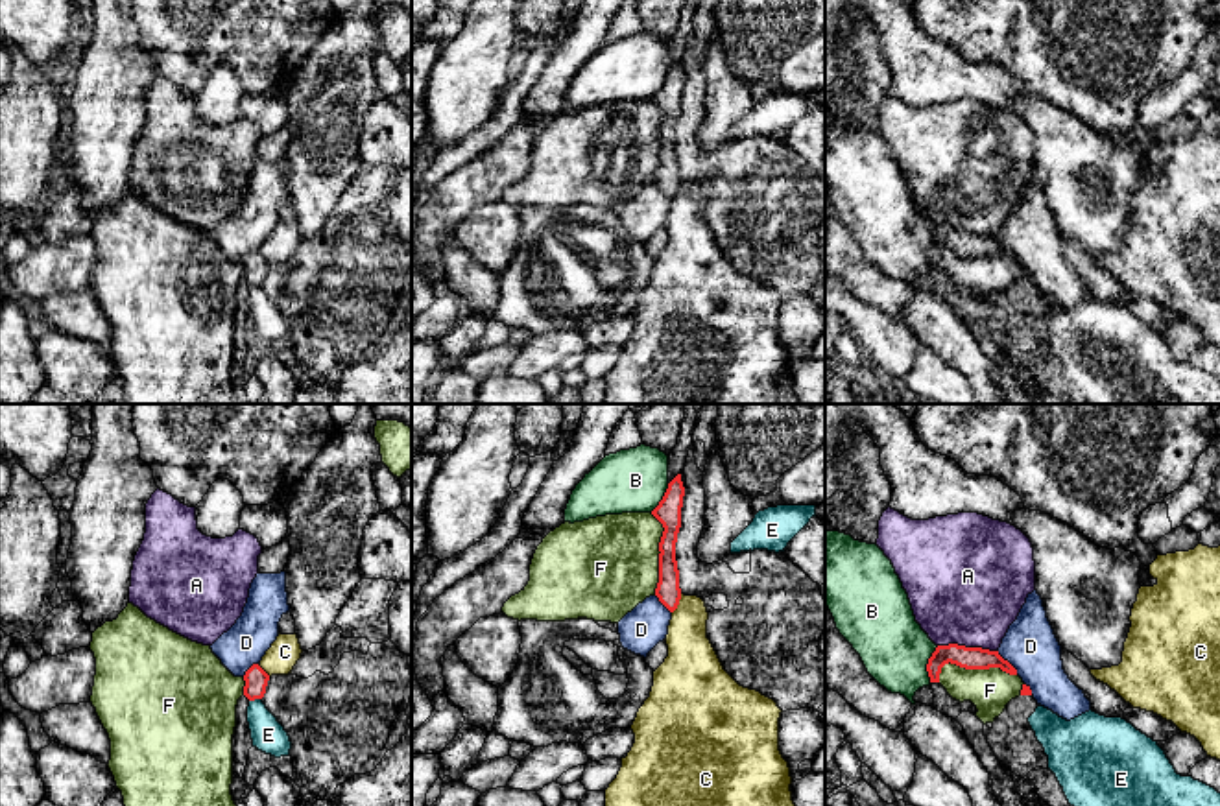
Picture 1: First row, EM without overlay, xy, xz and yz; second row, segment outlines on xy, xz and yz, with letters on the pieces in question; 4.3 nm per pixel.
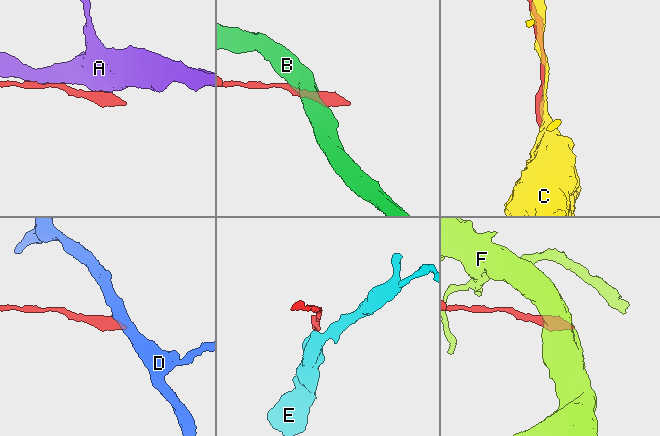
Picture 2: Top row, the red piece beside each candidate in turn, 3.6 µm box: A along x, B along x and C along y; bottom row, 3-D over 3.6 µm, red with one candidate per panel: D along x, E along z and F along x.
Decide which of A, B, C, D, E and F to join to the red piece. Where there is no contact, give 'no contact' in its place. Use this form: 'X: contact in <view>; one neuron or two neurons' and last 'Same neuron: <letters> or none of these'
A: contact in yz; two neurons
B: contact in yz; two neurons
C: contact in xz; two neurons
D: contact in yz; two neurons
E: contact in xy; two neurons
F: contact in yz; two neurons
Same neuron: none of these

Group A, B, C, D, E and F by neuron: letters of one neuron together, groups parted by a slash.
A / B / C / D / E / F

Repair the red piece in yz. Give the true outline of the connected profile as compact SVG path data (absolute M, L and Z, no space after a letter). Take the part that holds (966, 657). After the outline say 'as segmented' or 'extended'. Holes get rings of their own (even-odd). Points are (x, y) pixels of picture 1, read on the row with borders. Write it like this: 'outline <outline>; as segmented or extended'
outline M949 644L949 646L938 646L932 657L928 658L927 671L930 682L939 682L941 668L949 662L965 670L1000 668L1010 675L1017 675L1017 670L1008 660L1004 660L999 655L999 651Z; as segmented

